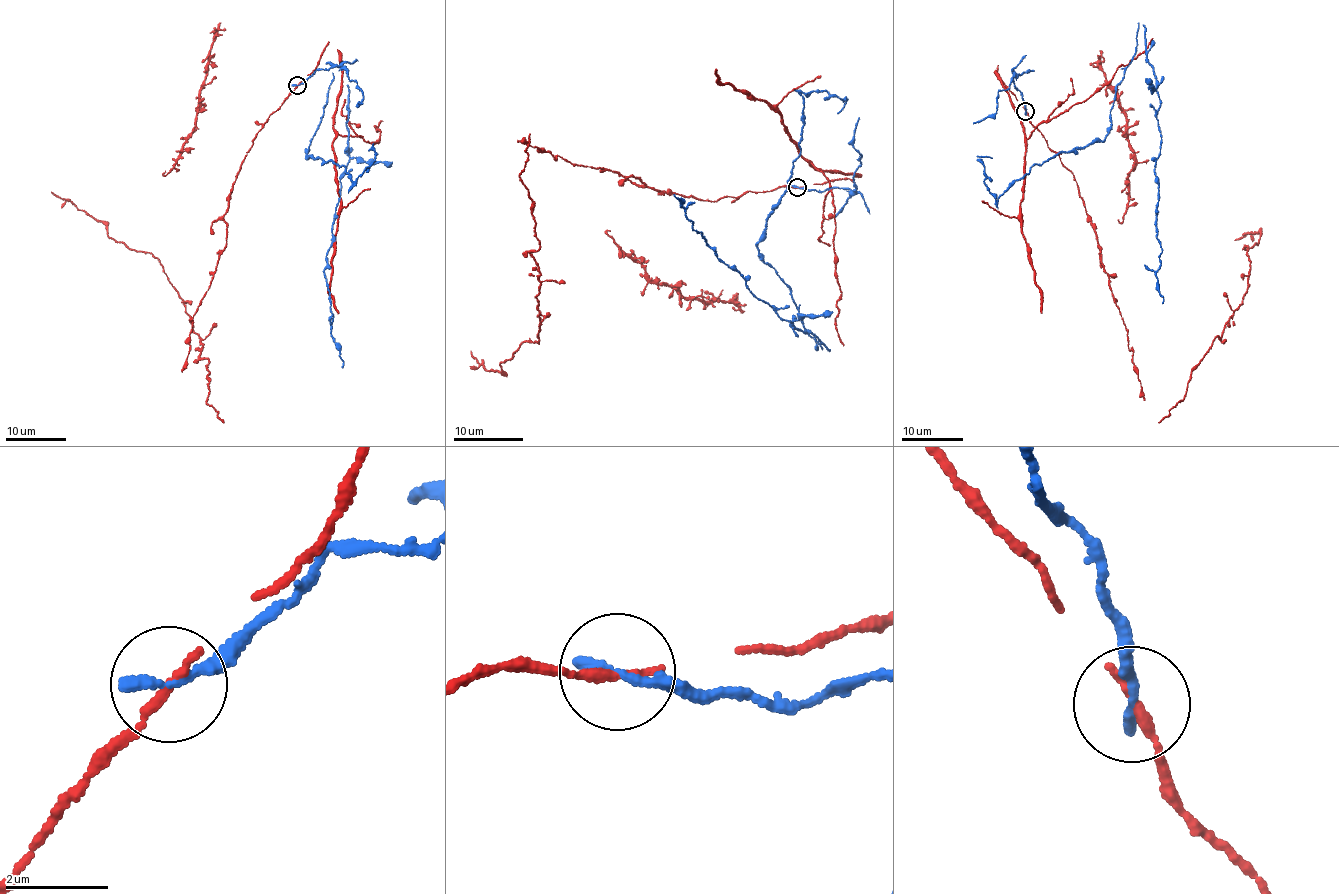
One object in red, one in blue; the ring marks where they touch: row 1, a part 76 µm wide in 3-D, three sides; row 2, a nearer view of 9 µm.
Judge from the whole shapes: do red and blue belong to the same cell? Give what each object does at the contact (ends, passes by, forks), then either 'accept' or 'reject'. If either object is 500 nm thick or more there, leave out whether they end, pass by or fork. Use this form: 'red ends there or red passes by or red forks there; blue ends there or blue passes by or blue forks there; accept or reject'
red ends there; blue ends there; reject

